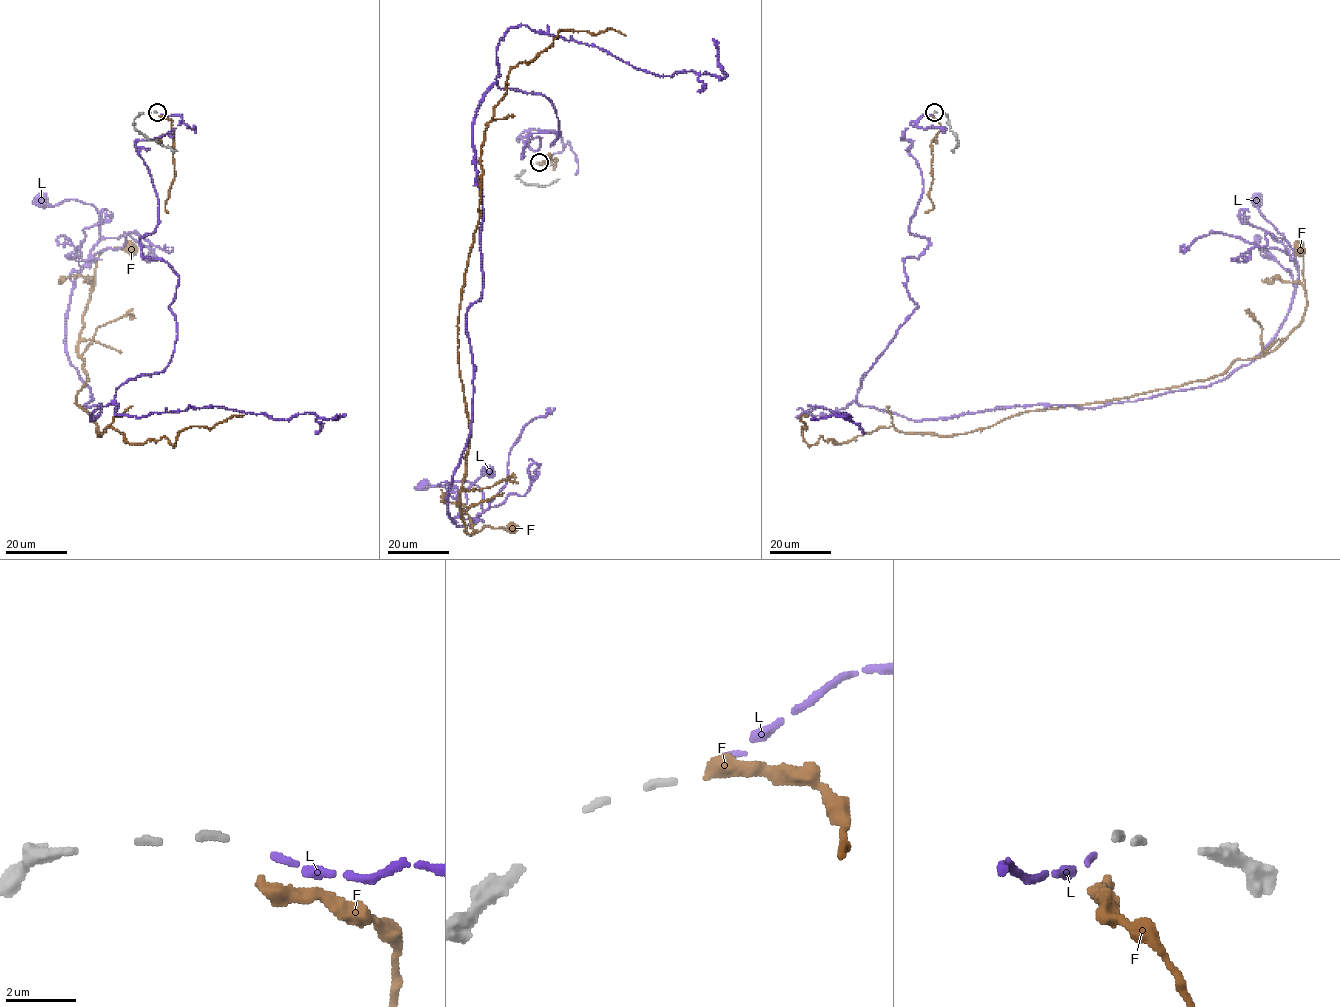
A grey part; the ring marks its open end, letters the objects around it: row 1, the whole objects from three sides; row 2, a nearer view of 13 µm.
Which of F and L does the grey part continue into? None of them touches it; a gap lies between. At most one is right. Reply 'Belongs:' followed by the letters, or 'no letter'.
Belongs: L

